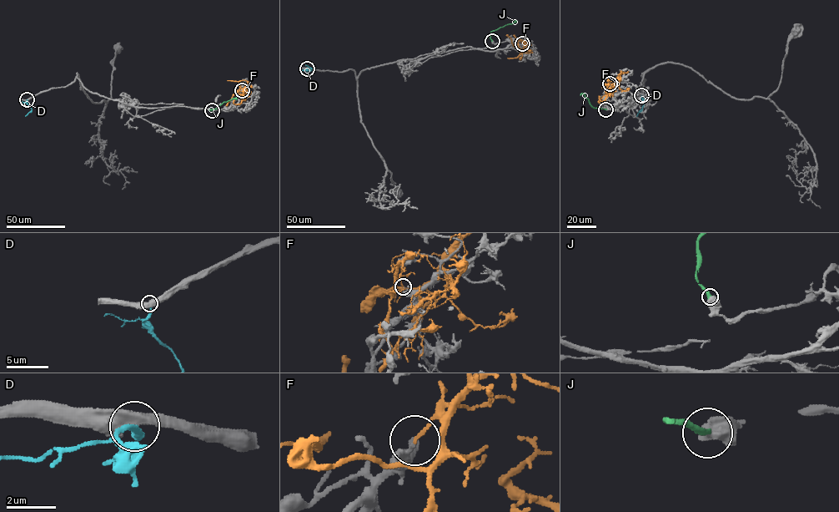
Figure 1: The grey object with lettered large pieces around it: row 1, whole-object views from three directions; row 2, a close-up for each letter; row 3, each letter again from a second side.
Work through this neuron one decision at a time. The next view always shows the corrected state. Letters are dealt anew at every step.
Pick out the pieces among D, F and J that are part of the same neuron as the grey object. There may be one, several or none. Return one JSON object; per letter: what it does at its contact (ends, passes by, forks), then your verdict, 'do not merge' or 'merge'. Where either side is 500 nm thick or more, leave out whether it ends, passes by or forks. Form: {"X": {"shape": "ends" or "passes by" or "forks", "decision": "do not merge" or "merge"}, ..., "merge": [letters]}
{"D": {"decision": "do not merge"}, "F": {"shape": "ends", "decision": "do not merge"}, "J": {"decision": "do not merge"}, "merge": []}

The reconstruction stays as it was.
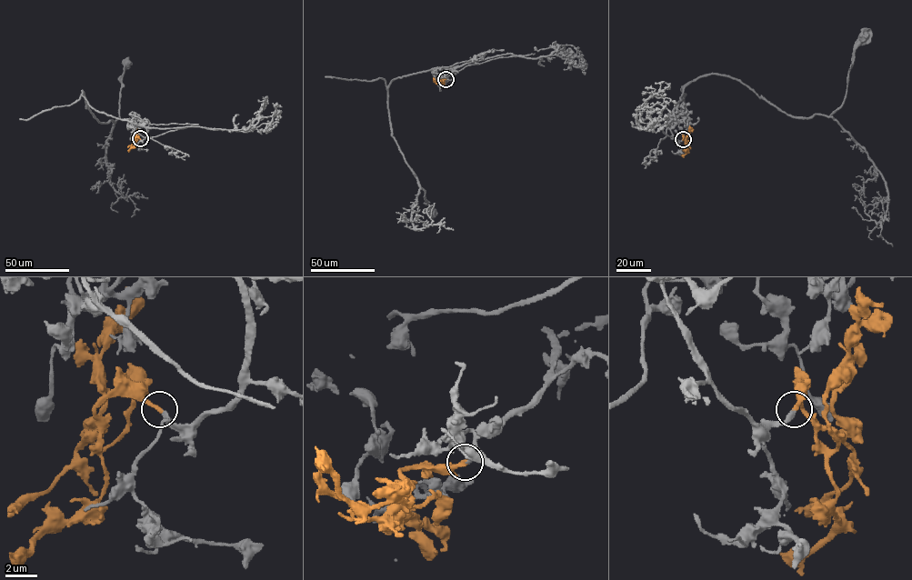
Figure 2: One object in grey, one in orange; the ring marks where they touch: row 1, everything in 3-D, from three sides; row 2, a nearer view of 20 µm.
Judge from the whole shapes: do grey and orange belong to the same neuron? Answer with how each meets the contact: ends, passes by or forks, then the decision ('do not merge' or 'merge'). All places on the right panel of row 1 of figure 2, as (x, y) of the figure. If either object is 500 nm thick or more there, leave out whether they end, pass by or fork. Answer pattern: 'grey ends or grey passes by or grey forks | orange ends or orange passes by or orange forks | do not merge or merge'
grey ends | orange ends | merge

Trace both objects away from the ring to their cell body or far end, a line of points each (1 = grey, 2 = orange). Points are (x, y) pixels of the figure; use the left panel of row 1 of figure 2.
1: (140, 139), (145, 128), (97, 112), (83, 96), (83, 91), (100, 122), (115, 122), (126, 64)
2: (140, 139), (135, 137), (135, 145), (127, 150)

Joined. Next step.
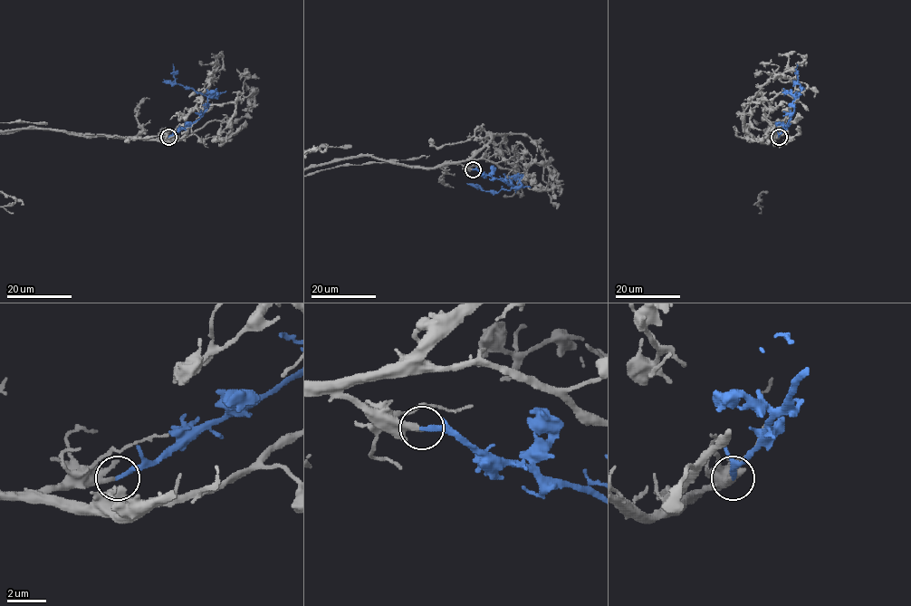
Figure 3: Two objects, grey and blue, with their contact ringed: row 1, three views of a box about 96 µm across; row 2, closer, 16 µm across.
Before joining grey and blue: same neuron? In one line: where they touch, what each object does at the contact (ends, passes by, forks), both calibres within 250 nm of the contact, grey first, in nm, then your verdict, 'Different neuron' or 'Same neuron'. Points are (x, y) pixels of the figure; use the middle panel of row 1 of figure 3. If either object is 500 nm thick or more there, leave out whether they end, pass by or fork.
Place: (473, 169). At the ring grey passes by. At the ring blue ends. Thickness 260 nm (grey) against 240 nm. Same neuron

